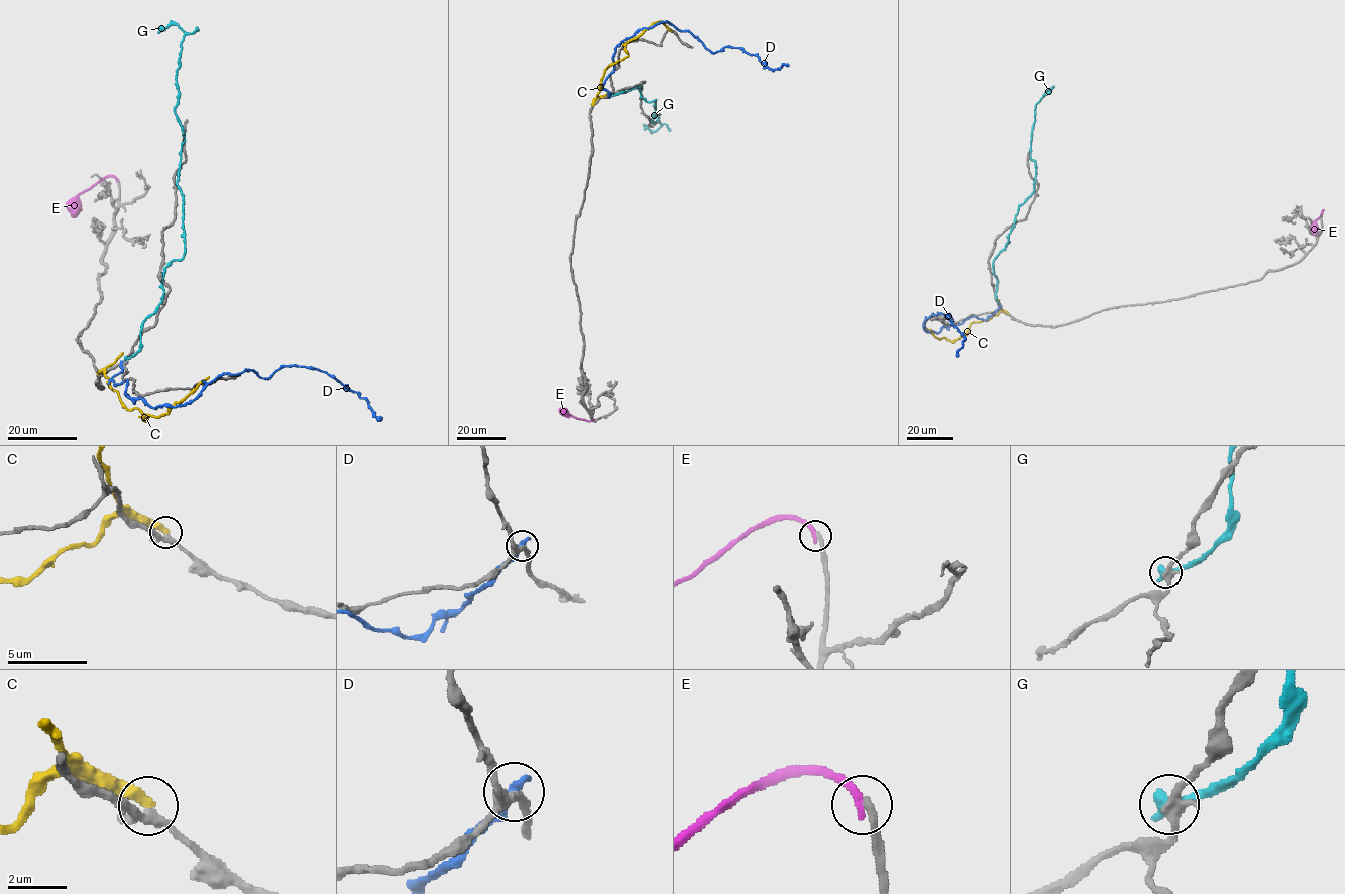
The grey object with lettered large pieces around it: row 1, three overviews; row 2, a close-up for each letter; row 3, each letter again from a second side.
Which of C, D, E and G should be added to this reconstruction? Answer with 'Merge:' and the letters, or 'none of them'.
Merge: none of them

